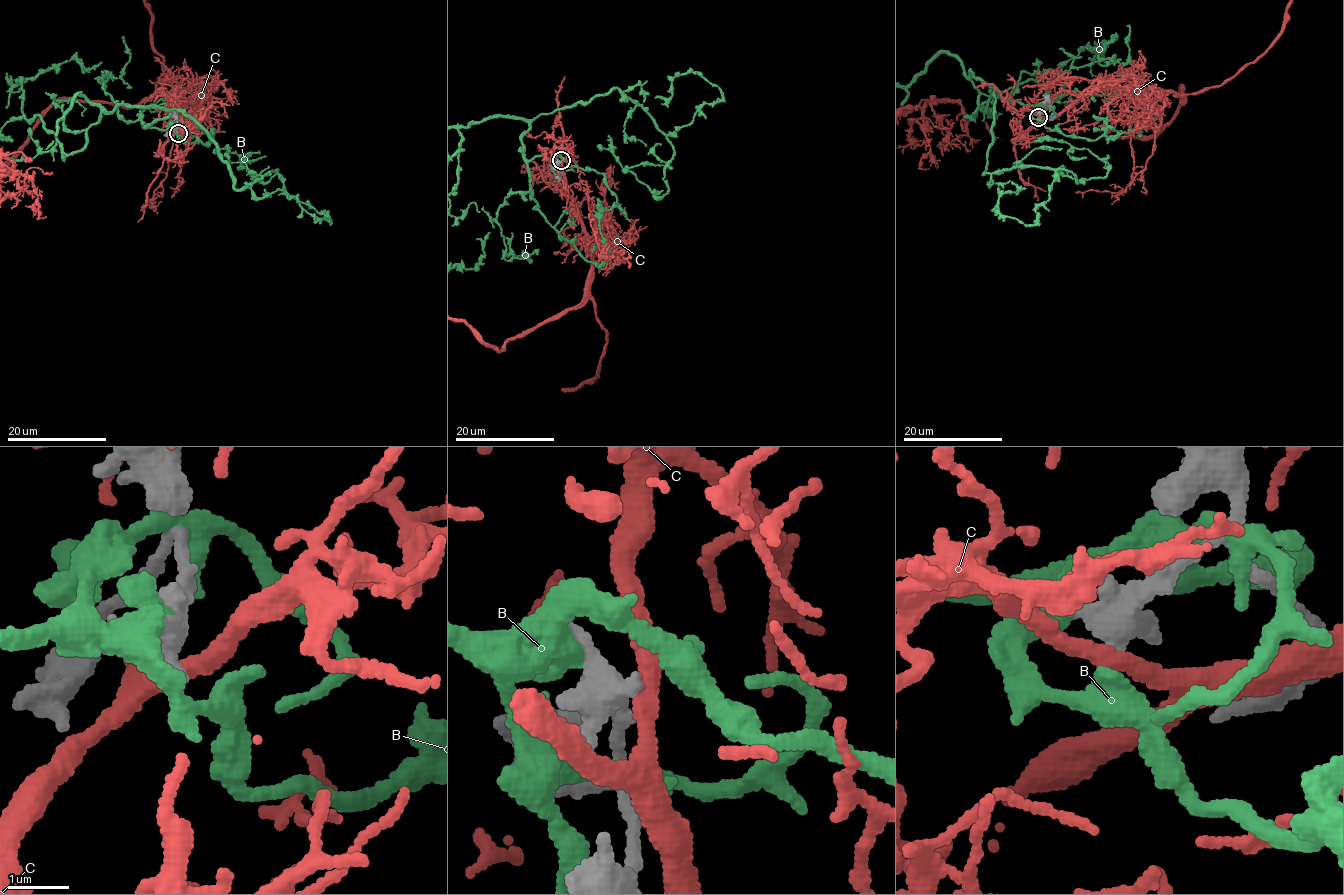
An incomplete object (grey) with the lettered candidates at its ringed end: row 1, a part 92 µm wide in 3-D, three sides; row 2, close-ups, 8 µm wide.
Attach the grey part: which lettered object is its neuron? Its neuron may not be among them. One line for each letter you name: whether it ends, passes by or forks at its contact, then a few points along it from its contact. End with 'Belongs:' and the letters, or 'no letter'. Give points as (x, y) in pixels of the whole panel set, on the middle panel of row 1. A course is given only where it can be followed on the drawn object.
Belongs: no letter

